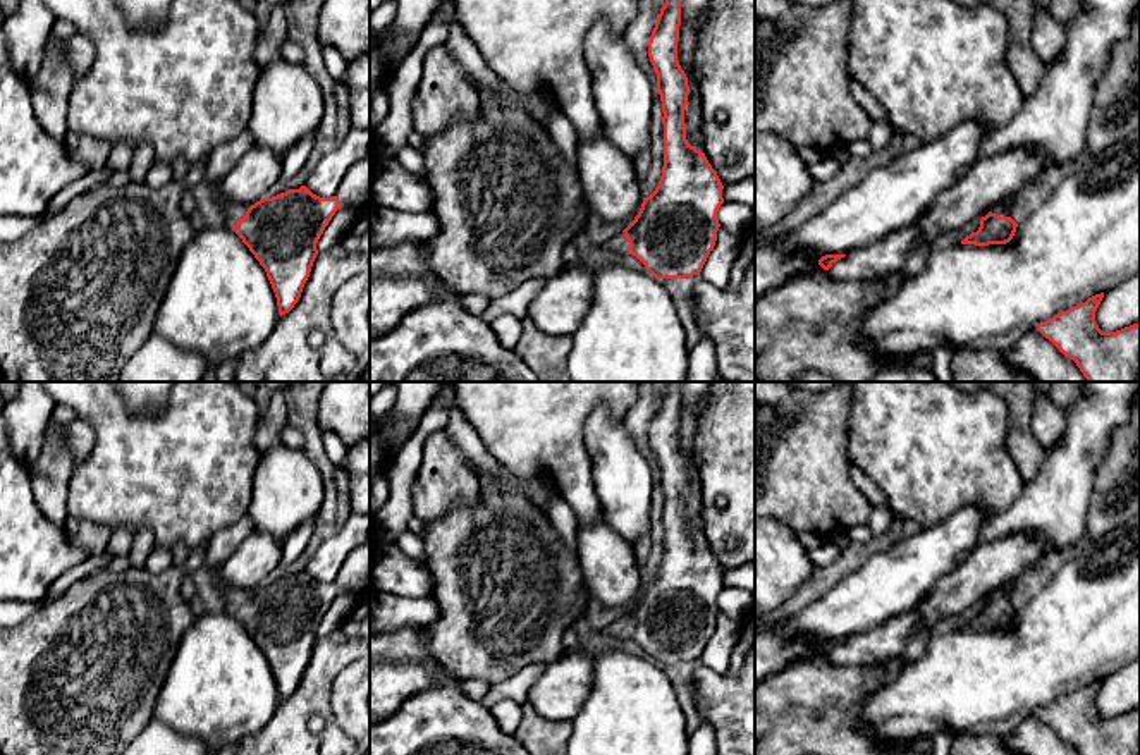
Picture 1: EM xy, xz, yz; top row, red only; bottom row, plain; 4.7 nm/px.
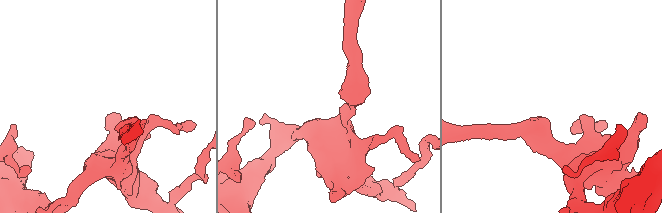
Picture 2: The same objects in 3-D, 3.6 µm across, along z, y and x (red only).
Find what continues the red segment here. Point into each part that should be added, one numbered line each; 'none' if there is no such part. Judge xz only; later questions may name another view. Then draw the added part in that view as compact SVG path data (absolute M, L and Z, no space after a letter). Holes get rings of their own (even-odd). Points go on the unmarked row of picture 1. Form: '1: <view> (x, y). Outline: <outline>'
1: xz (618, 630). Outline: M619 617L619 619L612 621L612 623L600 633L600 636L602 636L604 640L619 640L619 641L626 640L628 635L629 635L629 628L628 628L624 617Z

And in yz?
1: yz (1003, 594). Outline: M1014 581L1013 583L1008 583L1004 585L1002 588L996 590L992 593L992 598L999 600L999 602L1009 602L1009 592L1013 588Z

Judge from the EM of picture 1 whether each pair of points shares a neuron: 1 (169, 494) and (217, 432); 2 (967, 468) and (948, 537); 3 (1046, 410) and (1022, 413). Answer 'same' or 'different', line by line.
1: same
2: different
3: different

